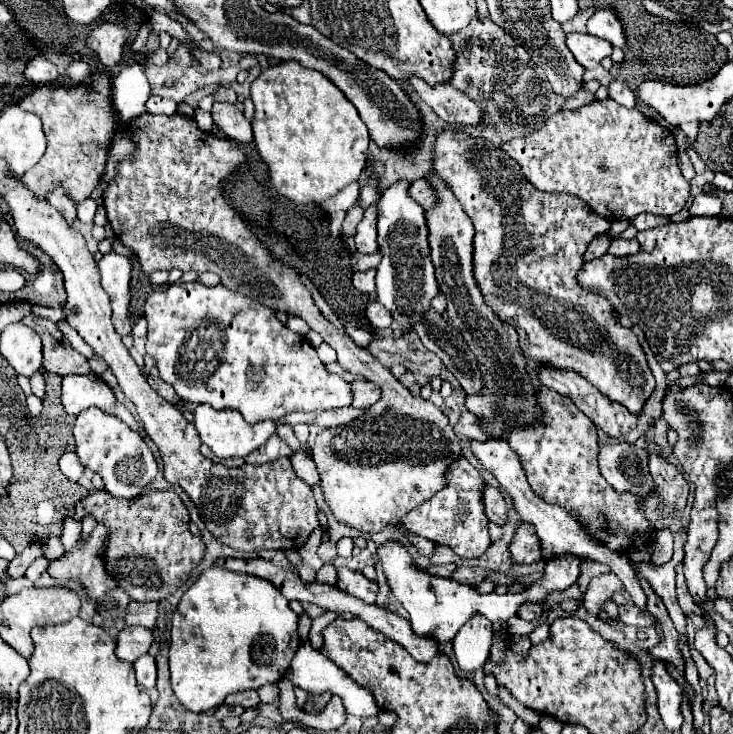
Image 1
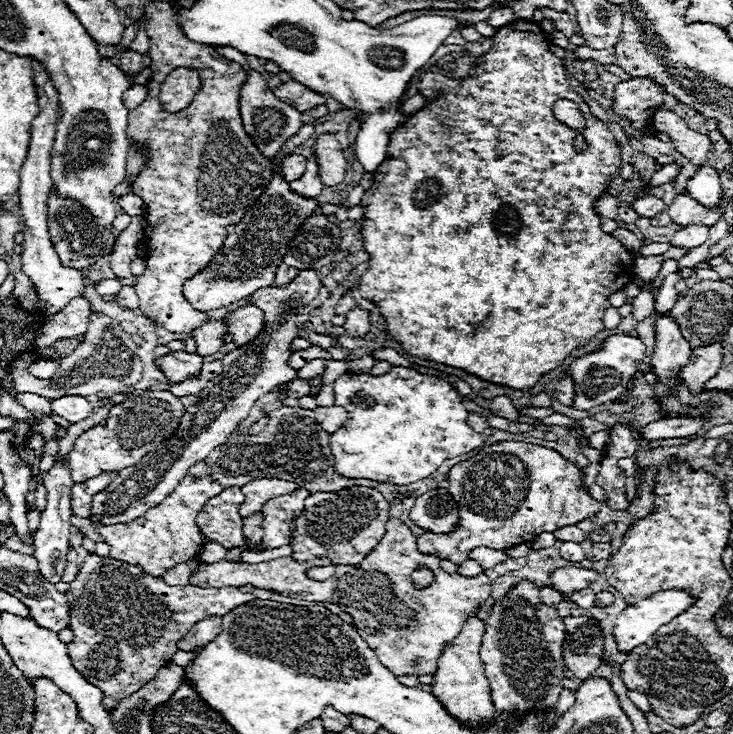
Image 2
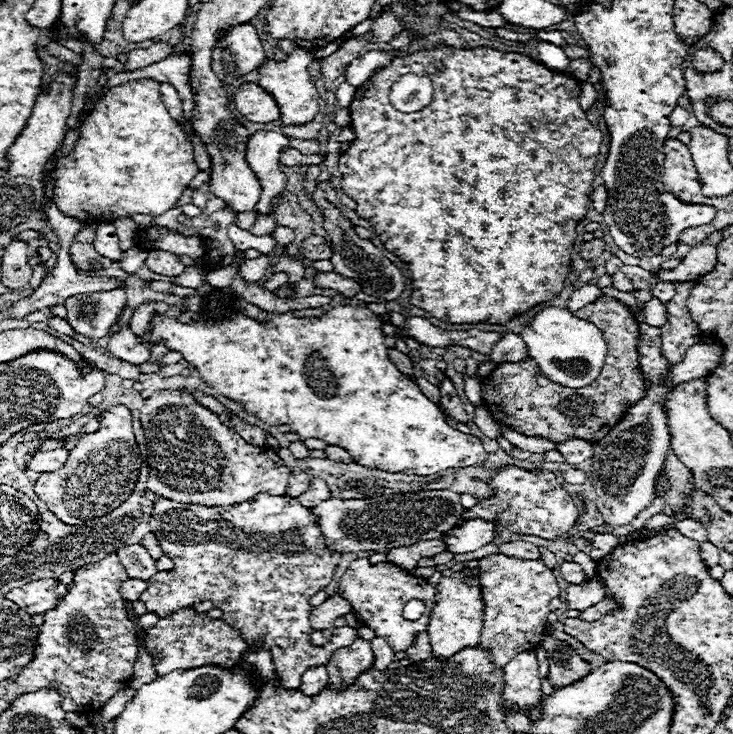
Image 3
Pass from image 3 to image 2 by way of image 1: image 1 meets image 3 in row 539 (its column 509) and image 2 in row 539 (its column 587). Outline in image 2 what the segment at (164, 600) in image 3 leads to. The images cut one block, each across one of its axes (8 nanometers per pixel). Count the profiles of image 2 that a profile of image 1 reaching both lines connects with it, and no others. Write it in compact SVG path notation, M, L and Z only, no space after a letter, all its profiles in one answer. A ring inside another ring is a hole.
M238 486L224 488L220 494L212 496L206 506L200 510L196 524L204 534L206 542L216 542L230 548L248 550L248 540L242 534L242 518L240 506L244 502L244 494ZM352 486L340 492L314 492L306 498L304 512L296 518L296 530L292 534L292 558L296 560L312 560L312 558L330 558L334 564L358 564L384 536L388 520L388 502L378 490Z

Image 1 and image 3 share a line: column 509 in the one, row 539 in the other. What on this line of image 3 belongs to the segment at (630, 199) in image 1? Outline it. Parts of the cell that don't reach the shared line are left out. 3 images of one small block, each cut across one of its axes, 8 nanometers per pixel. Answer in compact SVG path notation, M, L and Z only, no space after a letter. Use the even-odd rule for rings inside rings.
M146 534L142 540L140 540L140 544L148 550L148 554L152 554L152 558L160 558L164 552L162 552L162 548L158 546L158 542L156 542L156 538L154 538L154 534Z

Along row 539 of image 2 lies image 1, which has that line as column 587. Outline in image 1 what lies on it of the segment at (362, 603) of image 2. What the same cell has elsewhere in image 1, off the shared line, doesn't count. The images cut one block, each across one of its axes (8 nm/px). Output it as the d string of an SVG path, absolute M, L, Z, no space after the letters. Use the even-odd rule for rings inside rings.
M540 366L538 368L538 378L544 386L556 390L558 394L562 396L570 396L570 400L596 424L600 426L608 436L622 436L626 432L630 432L634 426L636 426L636 416L622 404L616 404L612 402L610 398L606 398L602 392L598 392L598 388L594 388L590 382L586 382L580 374L572 372L572 370L558 370L558 368L552 368L552 366ZM552 378L552 380L550 380Z

